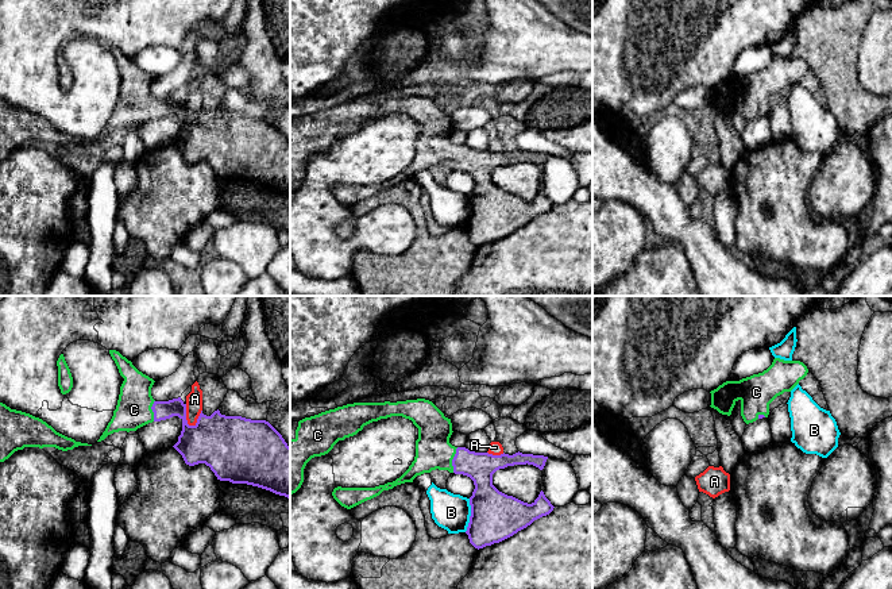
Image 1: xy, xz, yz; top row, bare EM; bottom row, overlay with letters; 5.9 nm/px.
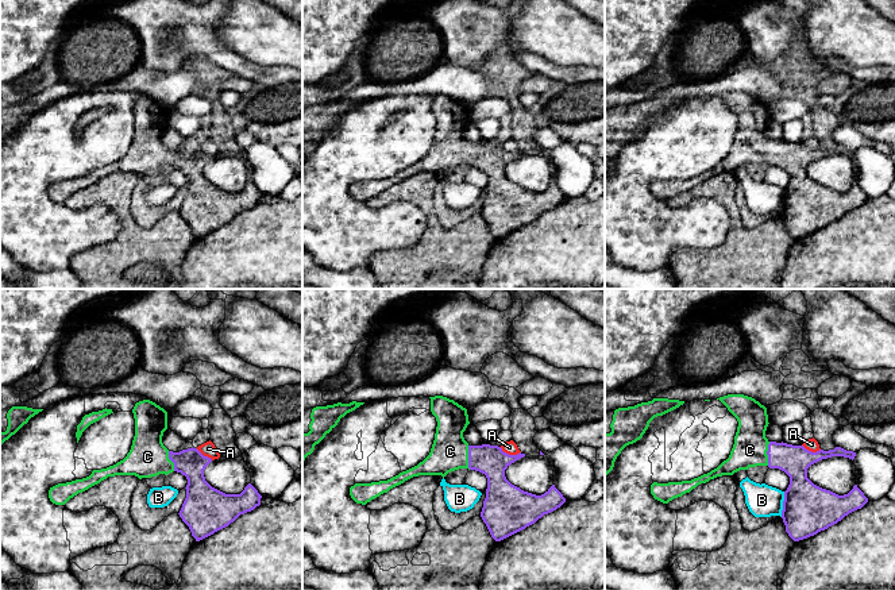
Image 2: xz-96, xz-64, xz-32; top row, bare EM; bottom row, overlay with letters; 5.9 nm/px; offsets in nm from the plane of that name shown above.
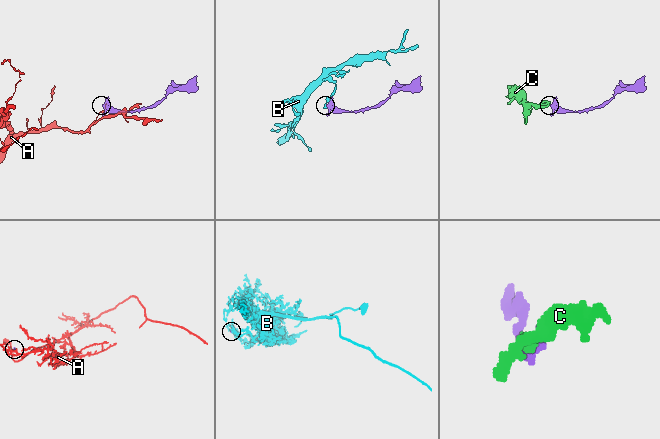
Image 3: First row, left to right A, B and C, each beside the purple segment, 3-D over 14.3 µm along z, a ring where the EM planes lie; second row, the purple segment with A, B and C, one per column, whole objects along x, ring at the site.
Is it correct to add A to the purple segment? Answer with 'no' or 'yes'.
no

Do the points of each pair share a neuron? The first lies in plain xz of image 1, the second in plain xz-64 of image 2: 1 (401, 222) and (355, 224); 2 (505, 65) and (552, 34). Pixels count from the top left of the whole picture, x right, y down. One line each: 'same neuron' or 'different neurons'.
1: same neuron
2: same neuron

